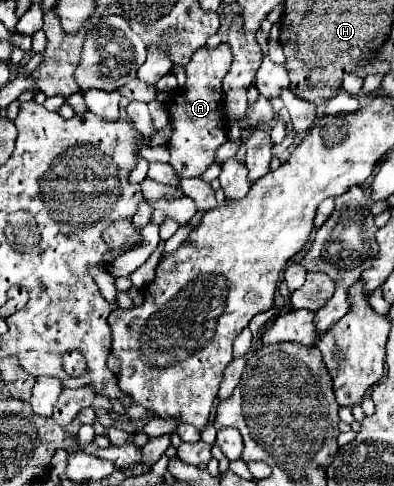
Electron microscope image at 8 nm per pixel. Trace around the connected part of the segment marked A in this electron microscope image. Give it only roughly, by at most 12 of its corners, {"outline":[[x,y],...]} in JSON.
{"outline":[[230,44],[200,48],[170,94],[170,164],[200,176],[226,142]]}

